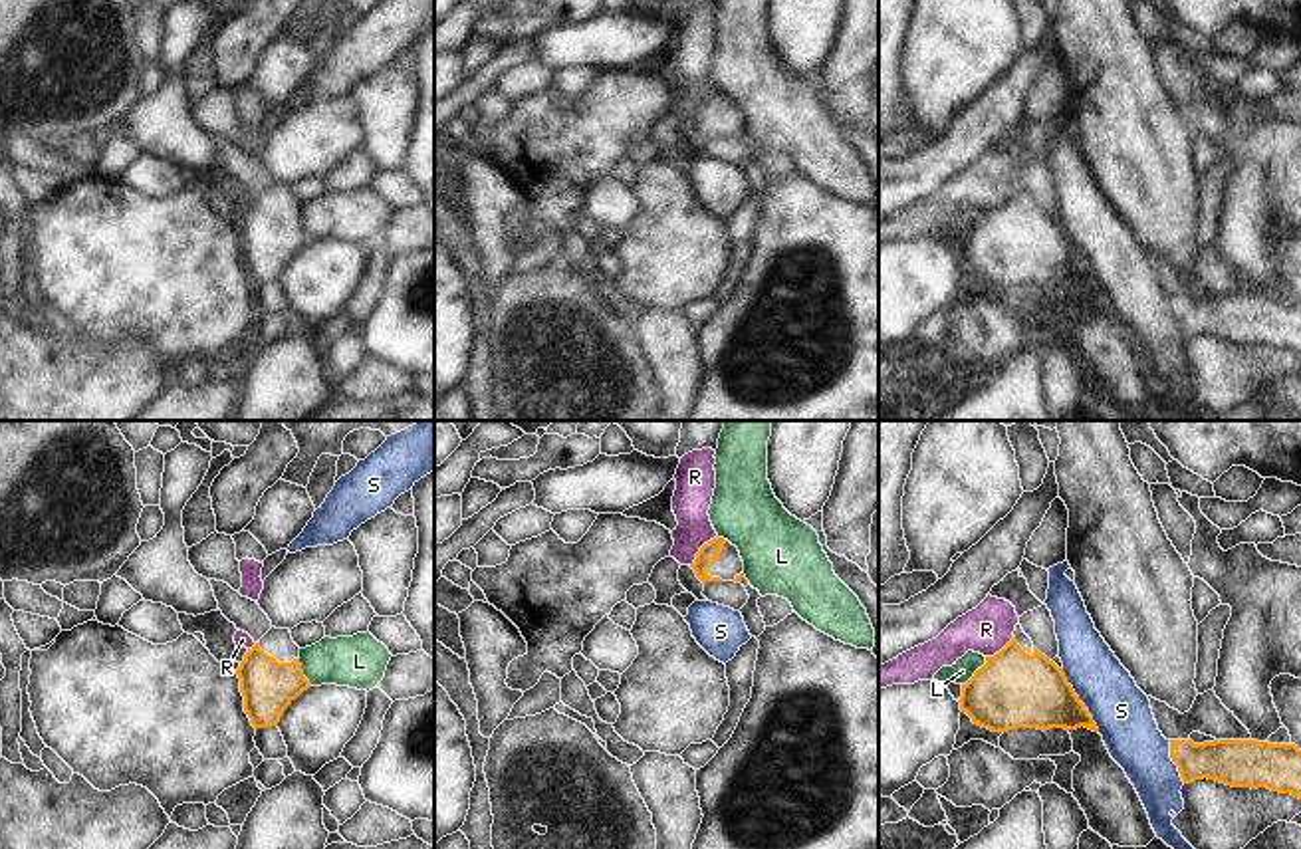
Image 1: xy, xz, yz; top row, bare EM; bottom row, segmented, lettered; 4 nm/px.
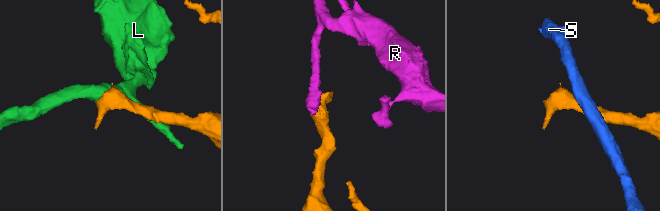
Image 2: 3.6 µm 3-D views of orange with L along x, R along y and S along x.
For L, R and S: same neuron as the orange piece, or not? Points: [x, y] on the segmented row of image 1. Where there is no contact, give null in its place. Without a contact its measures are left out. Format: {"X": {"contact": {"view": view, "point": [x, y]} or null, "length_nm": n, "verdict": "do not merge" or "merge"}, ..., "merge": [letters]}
{"L": {"contact": {"view": "yz", "point": [976, 671]}, "length_nm": 160, "verdict": "do not merge"}, "R": {"contact": {"view": "xz", "point": [701, 550]}, "length_nm": 170, "verdict": "do not merge"}, "S": {"contact": {"view": "yz", "point": [1079, 701]}, "length_nm": 300, "verdict": "do not merge"}, "merge": []}

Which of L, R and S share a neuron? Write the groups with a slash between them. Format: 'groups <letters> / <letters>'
groups L / R / S

